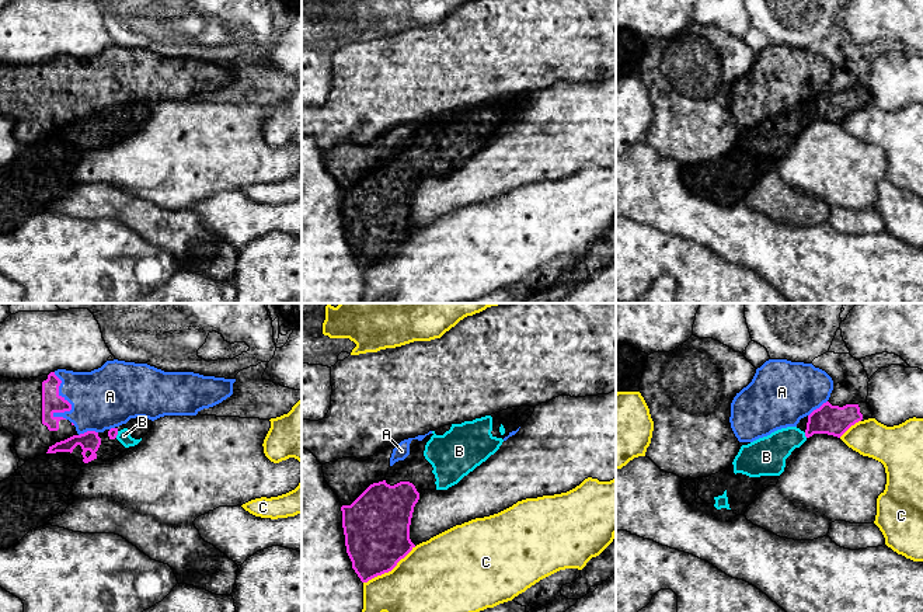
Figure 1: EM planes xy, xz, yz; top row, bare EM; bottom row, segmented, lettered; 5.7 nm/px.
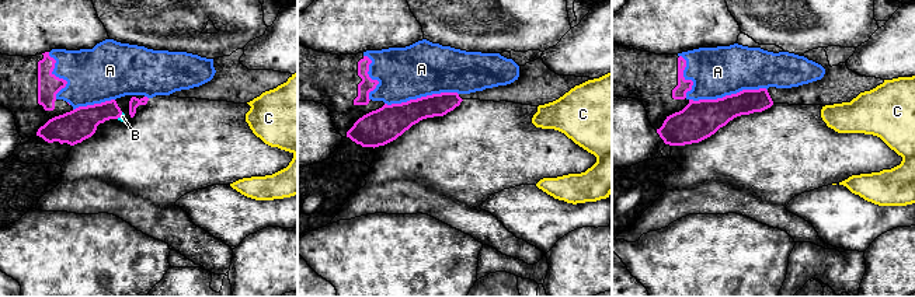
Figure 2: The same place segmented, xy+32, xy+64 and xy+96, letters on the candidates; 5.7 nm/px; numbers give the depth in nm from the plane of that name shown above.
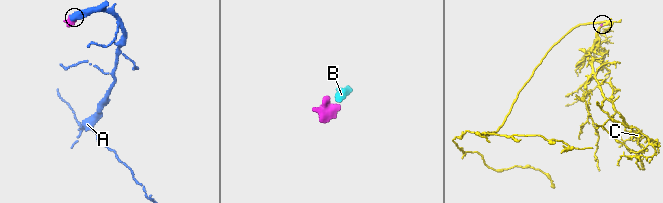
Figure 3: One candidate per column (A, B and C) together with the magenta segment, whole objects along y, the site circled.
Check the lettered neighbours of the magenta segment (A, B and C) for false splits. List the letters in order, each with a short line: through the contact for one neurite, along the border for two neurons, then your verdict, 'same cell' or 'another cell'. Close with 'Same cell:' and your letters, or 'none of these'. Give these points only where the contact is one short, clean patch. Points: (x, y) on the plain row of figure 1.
A: another cell
B: yz (832, 105), (819, 107), (805, 121), (783, 127), (767, 141) | same cell
C: another cell
Same cell: B

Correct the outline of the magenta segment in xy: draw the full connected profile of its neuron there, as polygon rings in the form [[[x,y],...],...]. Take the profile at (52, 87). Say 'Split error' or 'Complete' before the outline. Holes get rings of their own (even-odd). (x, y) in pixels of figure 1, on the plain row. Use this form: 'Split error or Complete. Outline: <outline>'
Complete. Outline: [[[50,58],[48,65],[42,67],[42,109],[49,117],[59,115],[59,107],[66,105],[63,102],[55,102],[55,98],[65,98],[72,95],[72,90],[59,80],[59,72],[62,66]]]

